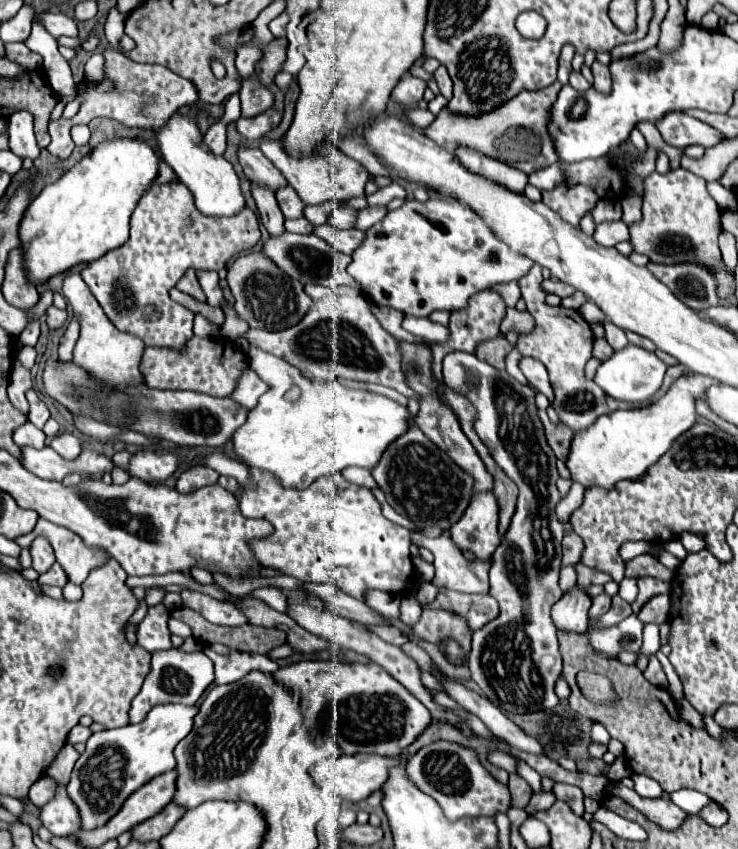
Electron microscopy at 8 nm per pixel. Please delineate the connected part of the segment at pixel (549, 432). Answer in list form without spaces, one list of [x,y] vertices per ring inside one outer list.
[[[538,410],[538,416],[544,426],[549,447],[553,449],[553,453],[557,455],[557,459],[565,461],[565,457],[567,457],[567,453],[569,453],[569,445],[571,445],[573,433],[571,433],[565,425],[559,425],[559,427],[556,427],[551,423],[546,410]]]

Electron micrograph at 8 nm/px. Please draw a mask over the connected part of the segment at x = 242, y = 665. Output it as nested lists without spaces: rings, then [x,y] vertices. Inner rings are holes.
[[[203,647],[203,651],[205,653],[211,651],[211,661],[215,663],[215,681],[217,681],[217,685],[239,681],[243,675],[247,675],[253,669],[259,669],[259,671],[265,671],[265,673],[275,673],[279,669],[279,665],[275,661],[271,661],[265,655],[257,655],[257,653],[235,651],[229,657],[221,657],[209,647]]]

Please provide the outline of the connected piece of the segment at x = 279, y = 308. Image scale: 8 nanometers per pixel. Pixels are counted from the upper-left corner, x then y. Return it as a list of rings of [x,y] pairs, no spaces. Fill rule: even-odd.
[[[253,249],[247,255],[239,255],[235,263],[227,271],[227,283],[233,295],[233,307],[237,315],[249,323],[251,329],[265,329],[265,331],[281,331],[293,327],[311,307],[311,299],[303,291],[299,281],[293,281],[285,275],[285,271],[277,269],[265,253]]]

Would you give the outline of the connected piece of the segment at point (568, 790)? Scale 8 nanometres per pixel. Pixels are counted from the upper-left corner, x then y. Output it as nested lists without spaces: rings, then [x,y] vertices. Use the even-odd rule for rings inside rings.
[[[555,783],[553,793],[555,793],[557,799],[565,801],[565,803],[573,809],[573,813],[583,815],[583,793],[581,793],[581,789],[577,789],[575,785],[561,785],[561,783]]]

